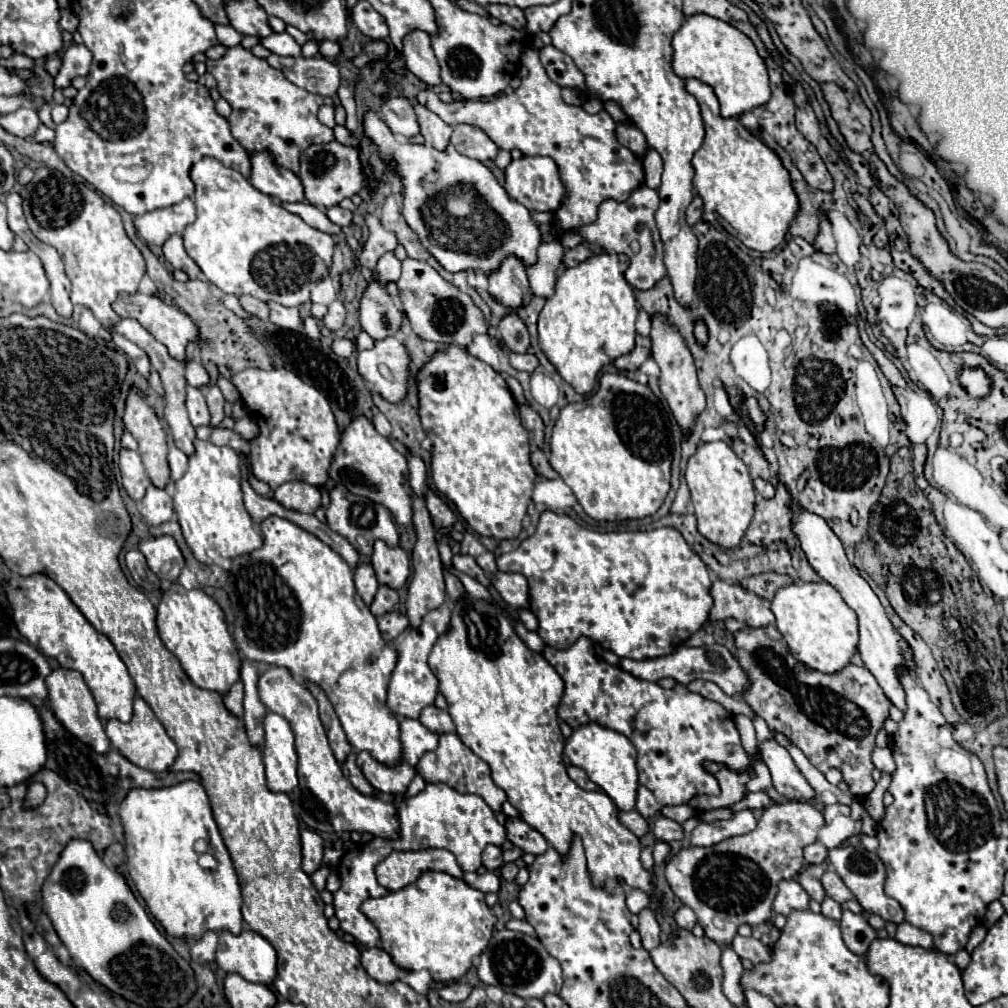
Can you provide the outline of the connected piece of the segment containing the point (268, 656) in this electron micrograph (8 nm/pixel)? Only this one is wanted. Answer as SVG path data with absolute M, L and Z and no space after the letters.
M270 516L262 524L264 546L232 560L228 594L236 612L234 640L244 658L284 666L296 680L316 682L330 698L348 742L356 752L368 750L378 762L398 766L404 760L400 742L400 718L386 706L388 682L398 662L398 652L384 642L376 616L358 596L352 580L352 568L328 544L302 530L290 520Z

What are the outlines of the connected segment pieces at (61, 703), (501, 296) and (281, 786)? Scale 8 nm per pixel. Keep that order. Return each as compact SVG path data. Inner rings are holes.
M56 668L50 672L46 678L46 688L48 688L48 706L56 714L56 718L64 724L68 732L78 736L84 744L92 746L96 752L108 752L110 750L110 740L104 732L104 726L96 714L96 702L92 698L92 692L88 690L84 676L78 670L68 670L68 668Z
M506 256L500 262L500 268L488 274L488 292L510 308L528 304L524 296L530 292L526 264L518 256Z
M268 712L264 718L264 732L262 756L268 788L288 794L298 784L298 754L292 726L284 716Z

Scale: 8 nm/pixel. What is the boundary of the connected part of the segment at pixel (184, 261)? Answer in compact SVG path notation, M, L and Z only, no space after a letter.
M178 234L170 236L170 238L166 240L166 244L162 246L162 250L164 250L166 260L168 260L174 268L184 270L184 272L188 274L190 280L200 278L202 272L200 272L198 264L196 264L196 262L186 254L186 250L184 250L184 246L182 246L182 236L178 236Z

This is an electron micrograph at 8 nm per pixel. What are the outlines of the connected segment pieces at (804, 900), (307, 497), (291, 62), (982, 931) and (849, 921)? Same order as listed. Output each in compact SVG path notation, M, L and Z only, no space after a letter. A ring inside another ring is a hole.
M782 880L778 884L778 896L774 900L774 912L788 916L794 910L806 910L810 896L796 880Z
M300 480L286 482L274 490L274 500L286 508L312 514L320 506L320 488Z
M270 54L268 64L276 70L280 70L292 84L320 94L320 96L332 96L336 94L340 86L340 72L338 66L322 56L314 58L284 58L278 54Z
M978 925L972 930L970 934L970 940L968 940L968 944L966 944L966 952L972 952L984 938L986 938L987 929L983 925Z
M844 910L842 920L840 920L840 928L842 928L842 938L846 942L846 946L854 952L864 956L868 952L868 946L874 938L886 938L886 930L874 930L870 928L870 924L864 920L864 916L854 914L850 910Z

